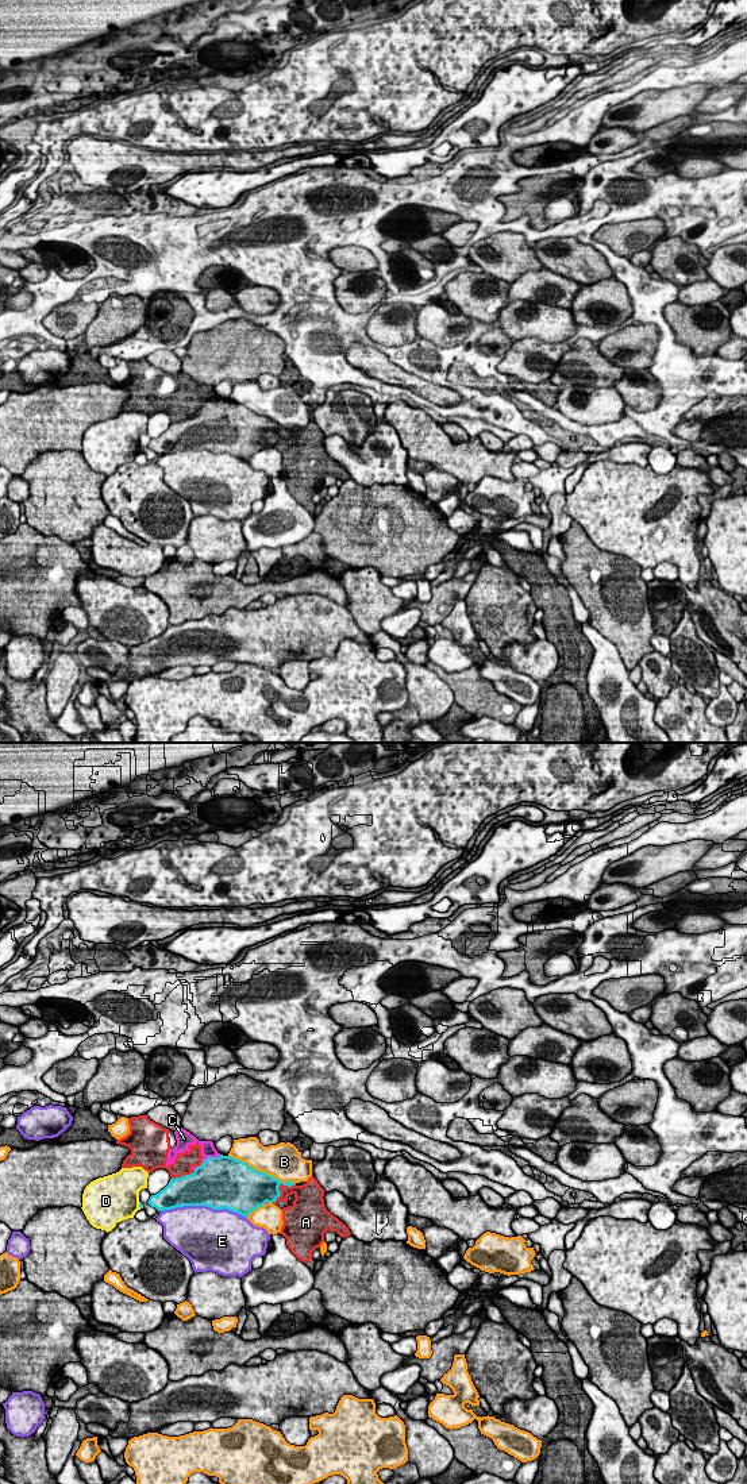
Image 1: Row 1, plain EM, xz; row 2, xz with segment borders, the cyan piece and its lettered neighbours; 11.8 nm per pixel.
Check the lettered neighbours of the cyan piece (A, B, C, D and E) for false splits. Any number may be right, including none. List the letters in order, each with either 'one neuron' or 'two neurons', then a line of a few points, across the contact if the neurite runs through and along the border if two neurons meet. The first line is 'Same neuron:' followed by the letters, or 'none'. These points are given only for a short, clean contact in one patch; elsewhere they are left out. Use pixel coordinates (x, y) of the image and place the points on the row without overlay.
Same neuron: none
A: two neurons
B: two neurons
C: two neurons
D: two neurons
E: two neurons

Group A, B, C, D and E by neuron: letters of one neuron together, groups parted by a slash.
A C / B / D / E

